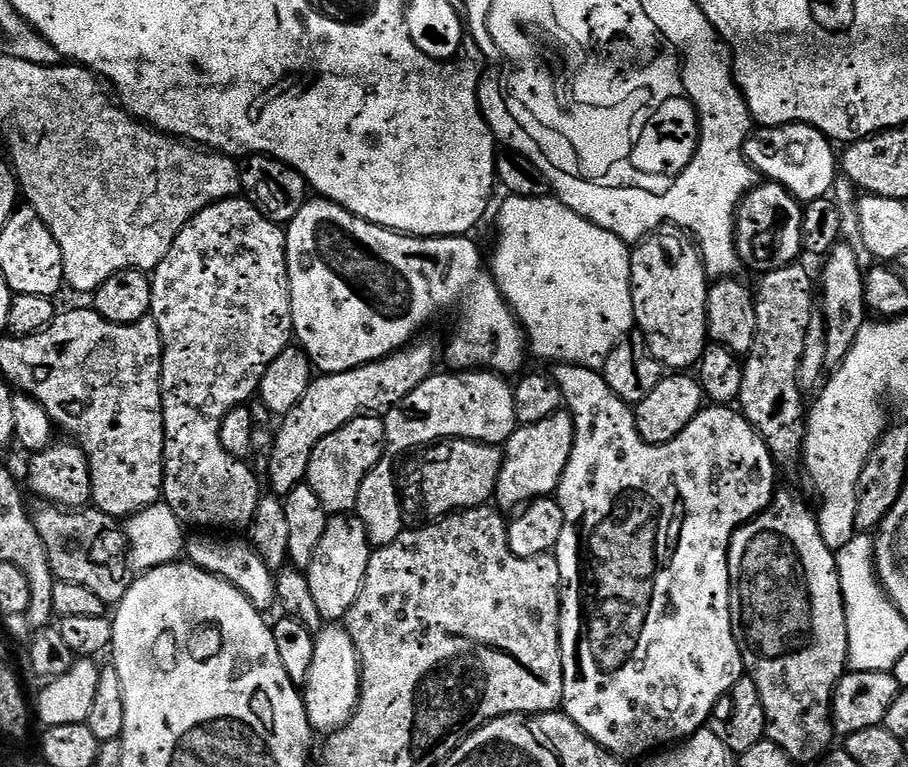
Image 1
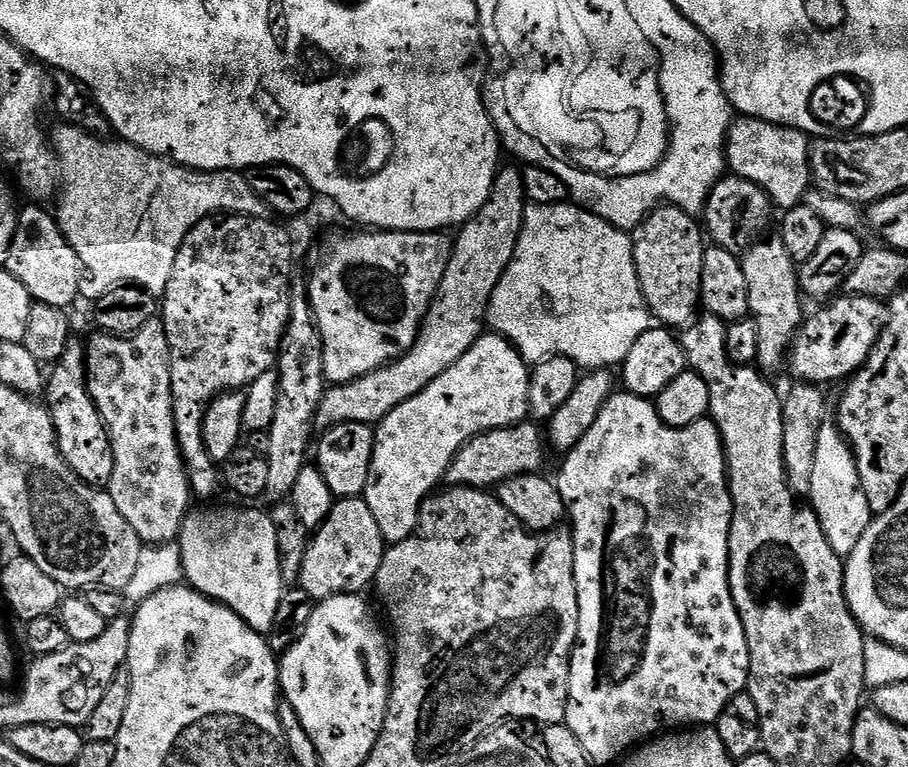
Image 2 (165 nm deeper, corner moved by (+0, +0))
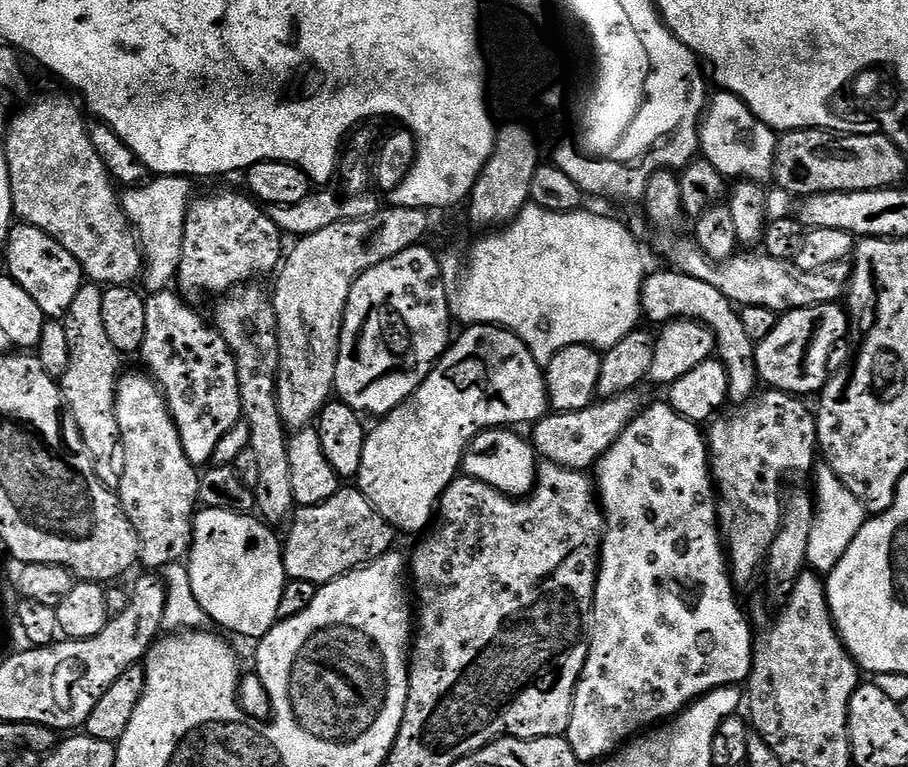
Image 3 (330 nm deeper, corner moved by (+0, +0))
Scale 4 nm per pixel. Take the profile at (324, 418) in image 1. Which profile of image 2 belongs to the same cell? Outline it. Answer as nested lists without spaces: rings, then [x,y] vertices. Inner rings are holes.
[[[501,167],[497,171],[484,205],[455,233],[457,236],[452,240],[452,257],[446,266],[446,274],[442,274],[442,282],[438,286],[435,298],[432,299],[432,305],[428,308],[428,315],[424,317],[424,323],[420,326],[420,334],[416,337],[414,347],[400,359],[385,364],[383,368],[370,374],[360,376],[349,384],[331,385],[318,406],[315,422],[317,429],[327,430],[336,424],[379,425],[385,416],[398,406],[402,406],[402,402],[426,390],[426,386],[430,386],[430,382],[434,382],[438,374],[446,374],[446,370],[450,370],[450,366],[454,366],[454,362],[458,362],[458,358],[462,358],[462,354],[466,354],[466,350],[470,350],[470,346],[474,346],[474,342],[478,342],[478,338],[485,335],[488,307],[494,298],[498,282],[502,282],[502,274],[506,274],[516,253],[518,238],[524,225],[524,209],[529,203],[528,197],[524,195],[523,171],[519,167],[517,169]]]

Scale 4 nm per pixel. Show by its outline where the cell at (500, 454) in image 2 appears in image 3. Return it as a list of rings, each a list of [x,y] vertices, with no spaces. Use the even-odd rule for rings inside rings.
[[[627,392],[593,402],[582,410],[552,412],[536,421],[531,429],[530,443],[549,464],[573,468],[575,472],[591,469],[622,438],[633,418],[642,411],[638,397],[636,392]]]

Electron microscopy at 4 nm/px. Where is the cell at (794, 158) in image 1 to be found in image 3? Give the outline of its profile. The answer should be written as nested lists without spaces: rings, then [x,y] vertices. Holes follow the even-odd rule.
[[[720,90],[717,96],[707,101],[706,111],[700,122],[700,152],[703,159],[717,168],[726,178],[743,178],[757,182],[768,182],[773,179],[772,171],[776,161],[777,133],[769,124],[764,124],[734,94]]]

